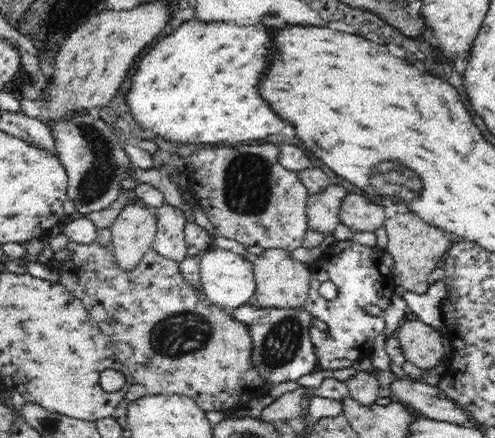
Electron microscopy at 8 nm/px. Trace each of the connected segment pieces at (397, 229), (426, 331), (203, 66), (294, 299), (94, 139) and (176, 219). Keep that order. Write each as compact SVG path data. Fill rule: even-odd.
M397 212L394 216L384 220L386 234L388 236L386 252L392 255L394 260L394 269L392 279L394 286L400 286L400 290L406 289L416 294L426 294L428 290L428 274L434 268L441 266L444 254L448 252L452 243L441 228L428 224L422 220L415 212Z
M418 319L408 321L397 328L393 336L398 338L405 360L422 371L433 369L443 362L444 344L432 326L423 324Z
M202 20L182 24L138 62L128 92L132 116L148 133L182 144L236 146L278 134L286 124L276 116L276 112L272 112L272 108L268 108L268 104L264 104L258 90L260 72L264 72L264 64L272 60L272 28L274 26L266 26L264 22L256 26L212 24Z
M278 248L264 249L259 256L252 258L252 271L254 271L254 281L256 281L256 292L253 293L252 299L246 302L251 308L300 308L308 299L310 269L306 263L292 258L290 251Z
M86 111L83 115L72 115L63 121L48 121L45 125L54 135L58 159L68 175L66 193L68 199L74 201L76 212L87 217L108 208L118 198L122 180L130 179L128 172L133 166L124 151L124 144L120 145L122 136L96 113Z
M162 202L162 206L154 209L156 217L156 236L152 249L160 256L172 259L179 264L188 252L188 244L184 237L186 215L180 207Z

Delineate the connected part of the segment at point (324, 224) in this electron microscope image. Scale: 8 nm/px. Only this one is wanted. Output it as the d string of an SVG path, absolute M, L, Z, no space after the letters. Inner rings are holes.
M331 183L319 193L309 195L306 204L308 229L326 233L326 236L332 234L340 223L340 206L346 194L349 192L344 186Z

